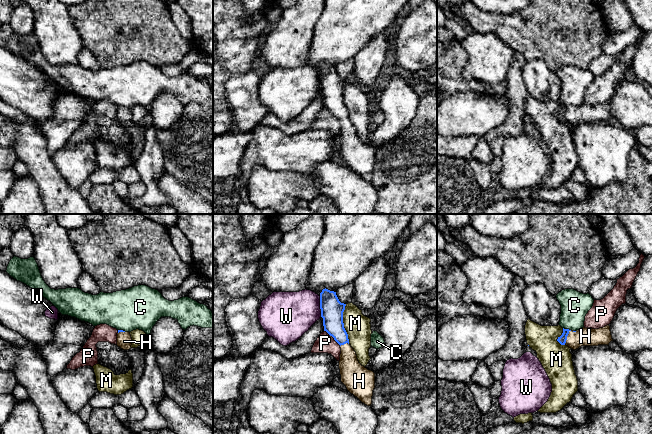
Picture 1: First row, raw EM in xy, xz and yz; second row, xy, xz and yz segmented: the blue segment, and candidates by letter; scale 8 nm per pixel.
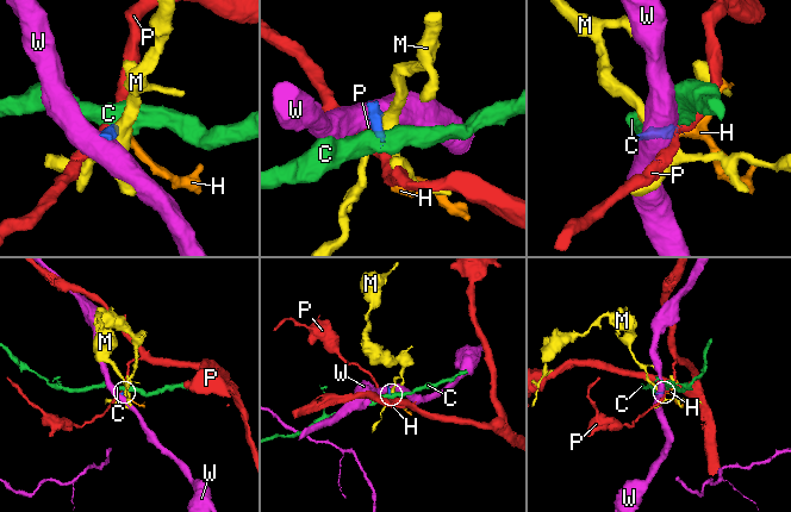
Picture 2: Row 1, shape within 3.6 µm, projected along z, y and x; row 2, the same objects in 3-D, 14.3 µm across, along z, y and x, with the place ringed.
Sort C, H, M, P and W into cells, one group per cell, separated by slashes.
C / H / M / P / W

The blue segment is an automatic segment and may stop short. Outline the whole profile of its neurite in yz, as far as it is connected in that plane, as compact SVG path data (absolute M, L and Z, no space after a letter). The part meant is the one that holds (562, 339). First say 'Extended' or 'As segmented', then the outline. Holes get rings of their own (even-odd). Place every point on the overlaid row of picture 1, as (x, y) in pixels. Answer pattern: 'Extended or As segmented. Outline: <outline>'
Extended. Outline: M610 326L603 328L581 328L577 331L572 331L563 328L563 333L558 337L557 341L561 345L566 345L569 348L576 350L581 346L598 346L609 345L612 339Z

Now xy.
Extended. Outline: M118 330L117 333L117 346L123 350L131 349L132 338L130 332L125 332L123 330Z

